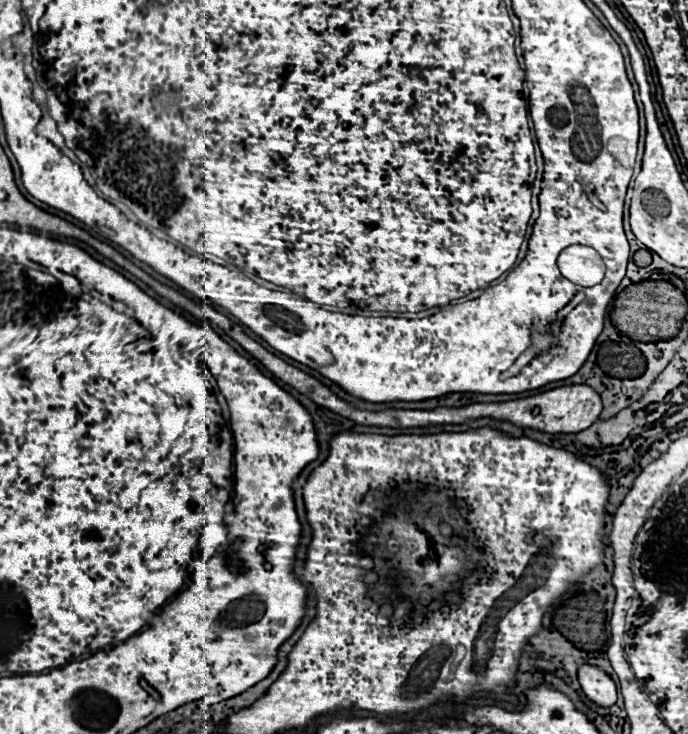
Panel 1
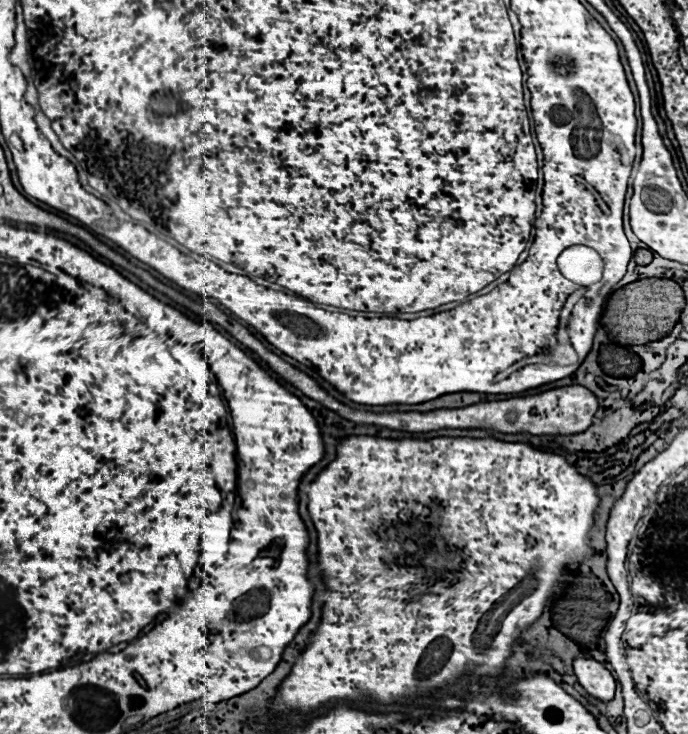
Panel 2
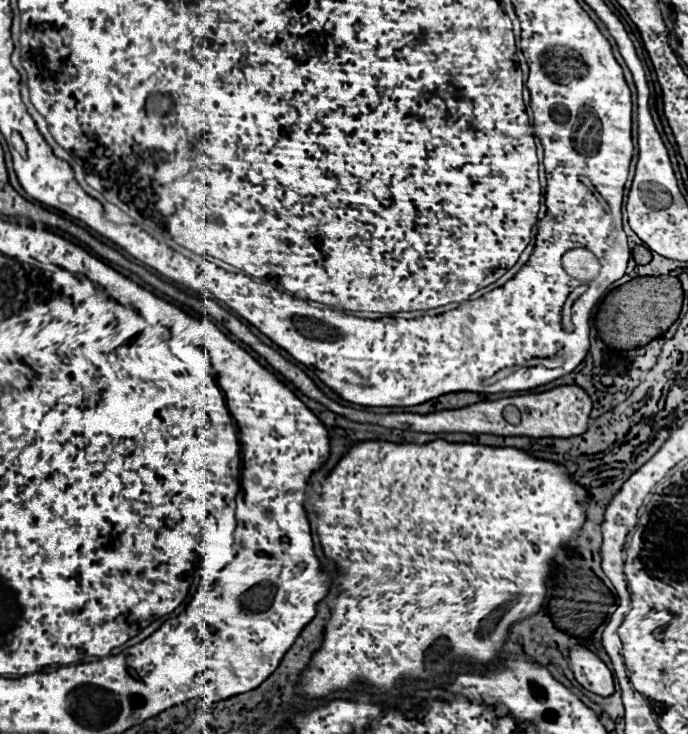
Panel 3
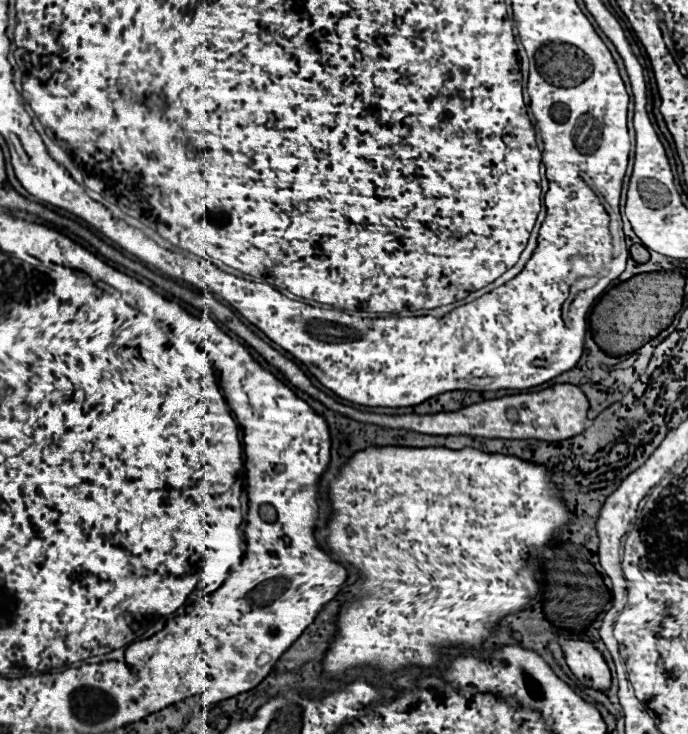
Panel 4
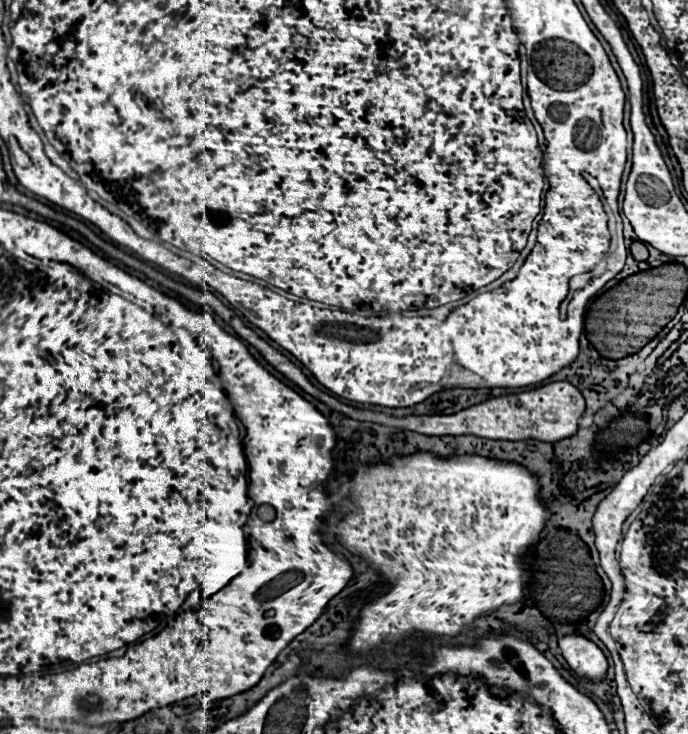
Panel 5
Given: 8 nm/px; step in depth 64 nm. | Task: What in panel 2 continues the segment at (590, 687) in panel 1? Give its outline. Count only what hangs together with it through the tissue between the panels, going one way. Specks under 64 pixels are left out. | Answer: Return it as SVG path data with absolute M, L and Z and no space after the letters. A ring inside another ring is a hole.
M576 656L574 658L574 672L576 672L578 682L582 684L582 688L588 694L592 694L604 702L614 698L616 680L612 678L610 670L602 662L598 662L594 658Z

